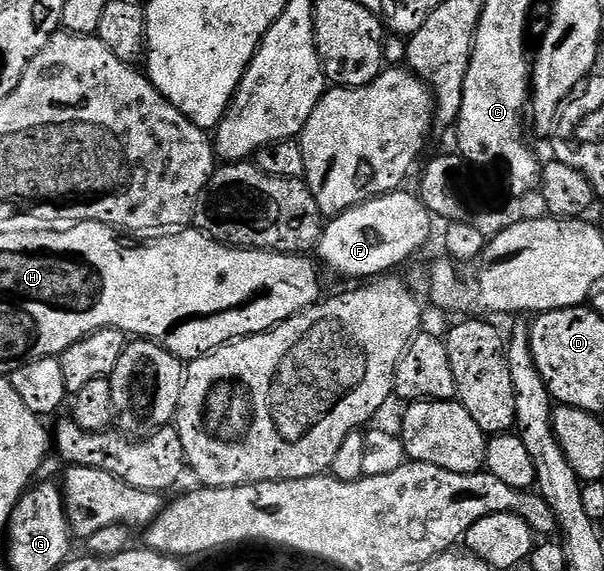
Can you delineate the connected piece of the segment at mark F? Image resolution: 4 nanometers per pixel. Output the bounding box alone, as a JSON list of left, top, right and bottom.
[314,192,434,279]

